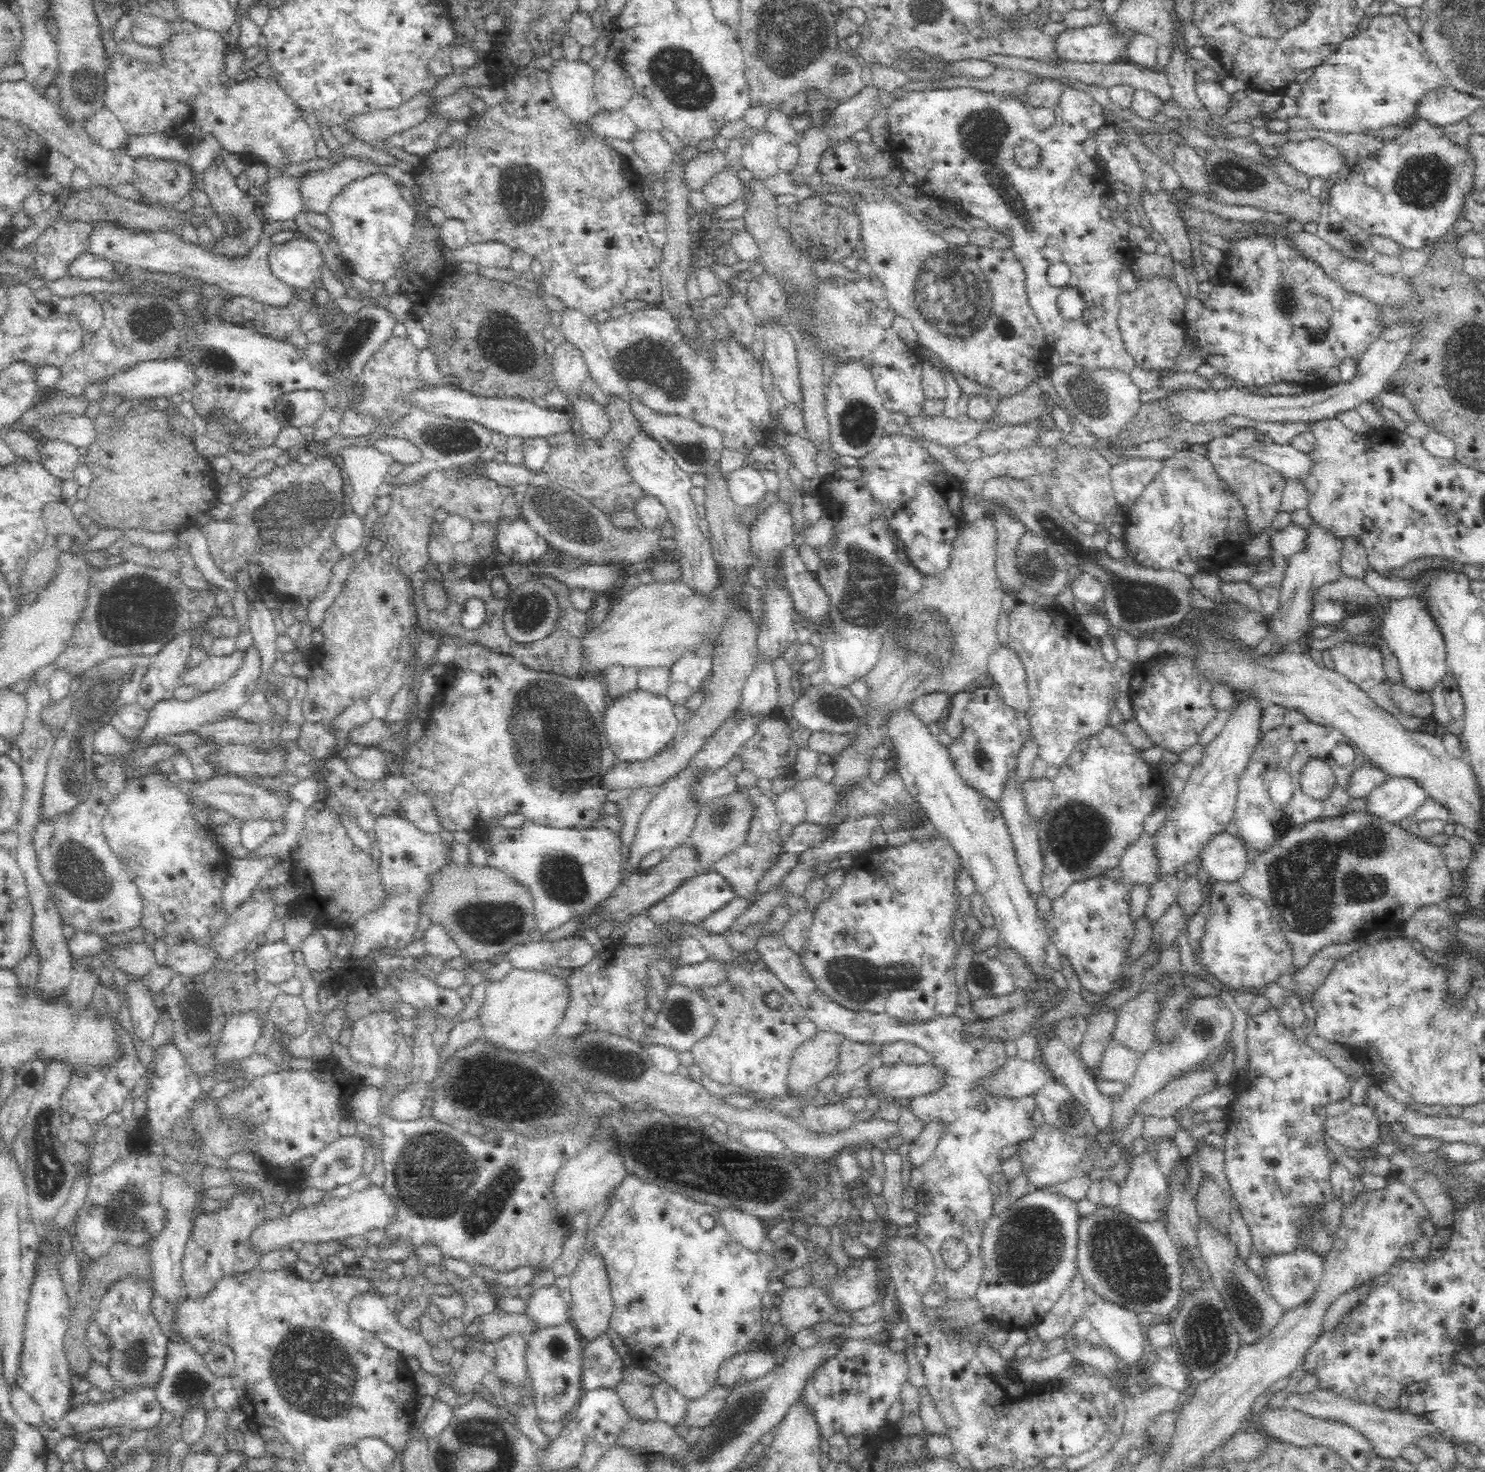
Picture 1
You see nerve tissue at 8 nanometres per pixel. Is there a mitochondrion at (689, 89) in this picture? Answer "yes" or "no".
yes

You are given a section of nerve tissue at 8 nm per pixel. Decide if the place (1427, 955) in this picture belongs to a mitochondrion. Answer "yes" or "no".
no

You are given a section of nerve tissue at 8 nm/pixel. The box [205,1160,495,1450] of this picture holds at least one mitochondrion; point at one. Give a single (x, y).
(317, 1375)

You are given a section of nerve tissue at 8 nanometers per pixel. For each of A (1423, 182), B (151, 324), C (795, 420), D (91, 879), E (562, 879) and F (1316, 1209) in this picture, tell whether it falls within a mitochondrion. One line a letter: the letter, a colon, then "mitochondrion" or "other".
A: mitochondrion
B: mitochondrion
C: other
D: mitochondrion
E: mitochondrion
F: other

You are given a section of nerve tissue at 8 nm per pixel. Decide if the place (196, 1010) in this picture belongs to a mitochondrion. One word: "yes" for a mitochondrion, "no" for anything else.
yes

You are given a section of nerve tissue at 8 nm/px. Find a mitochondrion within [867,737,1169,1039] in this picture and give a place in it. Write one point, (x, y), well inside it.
(1076, 834)

